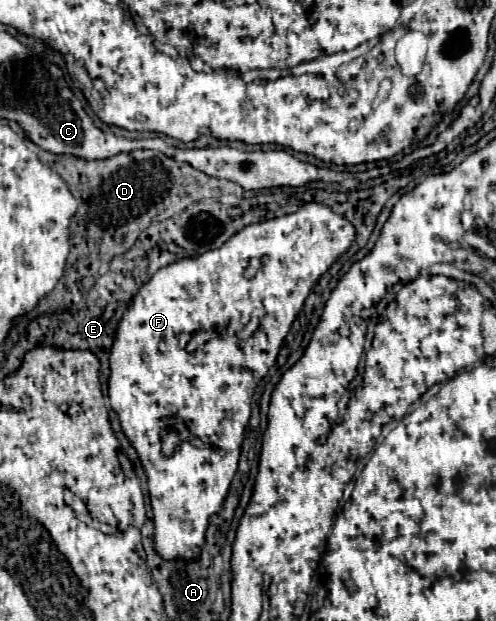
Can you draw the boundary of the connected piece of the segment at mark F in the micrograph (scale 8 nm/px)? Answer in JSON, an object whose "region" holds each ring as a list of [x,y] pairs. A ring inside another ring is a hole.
{"region":[[[312,202],[300,208],[300,212],[242,228],[222,248],[178,260],[158,270],[150,278],[150,282],[146,282],[132,298],[118,326],[110,354],[110,400],[120,418],[124,434],[138,450],[148,476],[156,528],[154,546],[160,556],[192,556],[192,552],[200,552],[208,520],[222,508],[222,502],[238,468],[254,388],[276,364],[280,346],[312,286],[350,248],[354,236],[356,230],[346,218],[334,214],[324,204]],[[252,256],[260,260],[260,270],[254,278],[244,278],[244,268],[248,266],[248,260]],[[254,314],[260,318],[260,330],[256,330],[250,340],[240,342],[238,332]],[[220,328],[226,330],[220,338],[204,342],[194,352],[186,352],[186,344],[196,330]],[[166,420],[186,424],[190,434],[202,440],[202,446],[198,448],[190,442],[182,442],[176,454],[166,456],[160,444],[162,436],[170,430],[172,424]]]}

